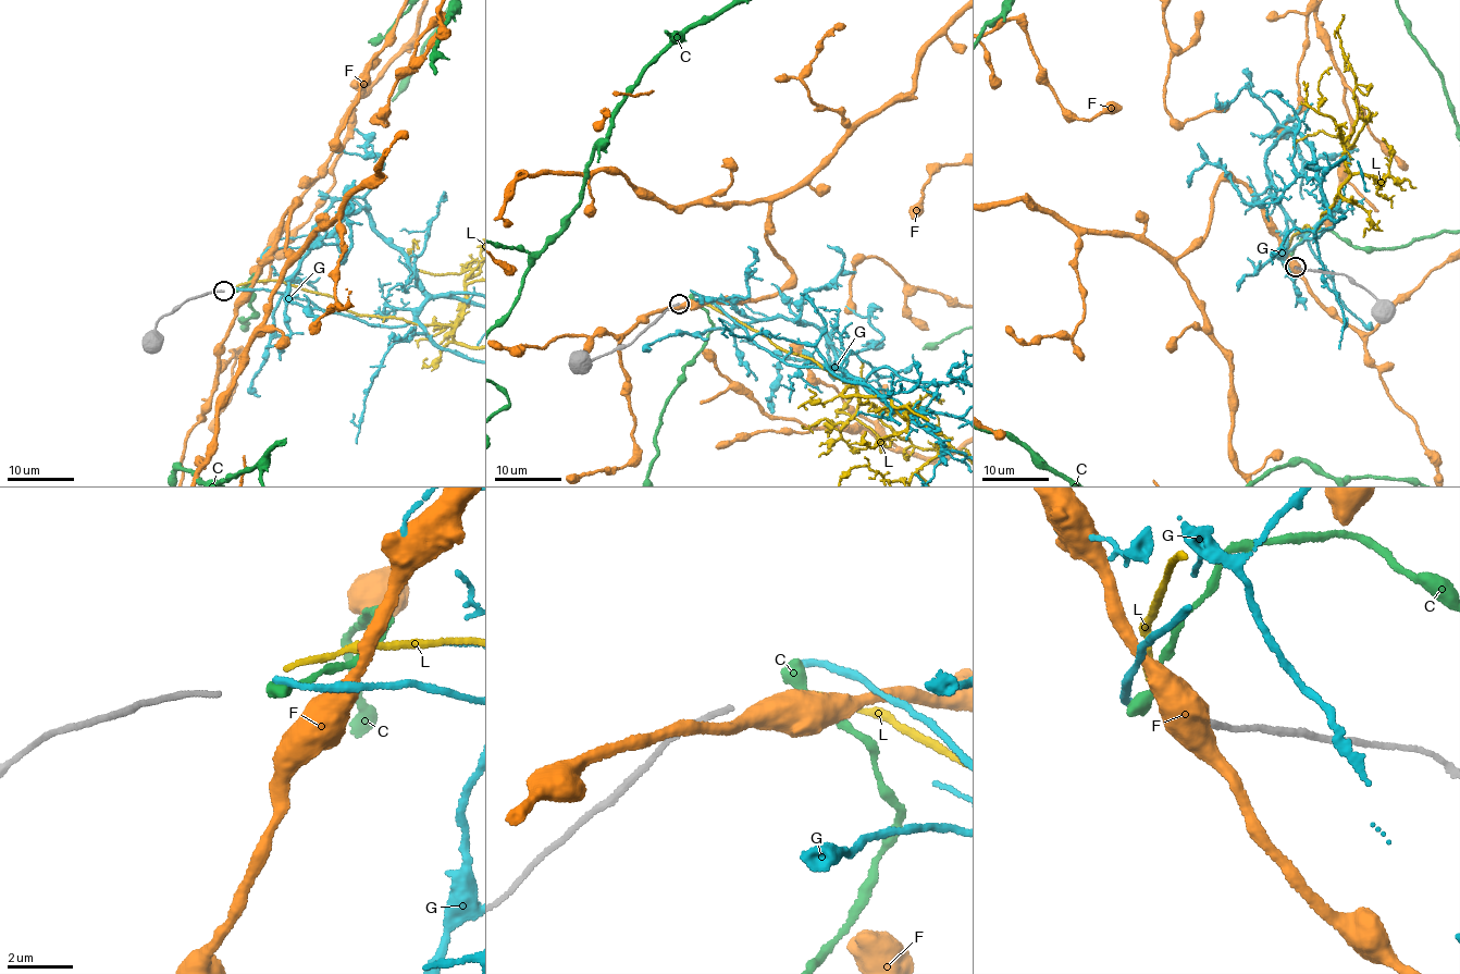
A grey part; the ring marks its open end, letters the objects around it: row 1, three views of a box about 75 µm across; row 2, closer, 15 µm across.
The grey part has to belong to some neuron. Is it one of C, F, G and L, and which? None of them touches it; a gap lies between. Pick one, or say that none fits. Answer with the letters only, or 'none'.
none

